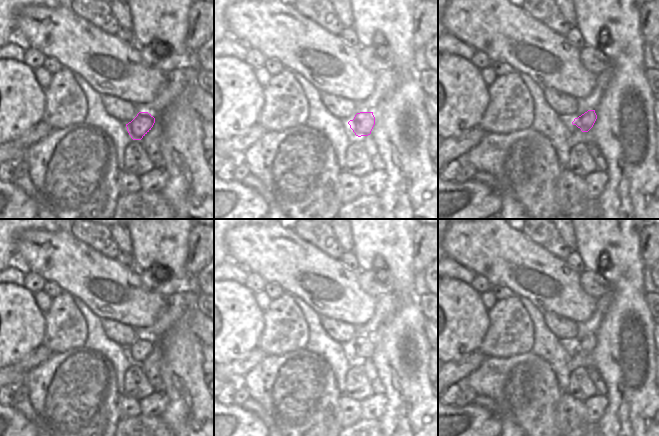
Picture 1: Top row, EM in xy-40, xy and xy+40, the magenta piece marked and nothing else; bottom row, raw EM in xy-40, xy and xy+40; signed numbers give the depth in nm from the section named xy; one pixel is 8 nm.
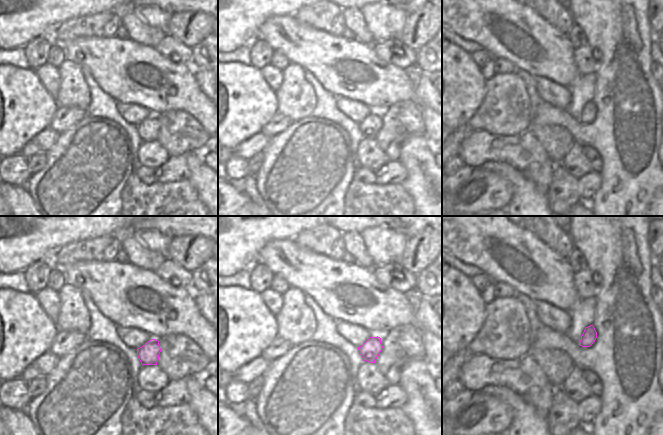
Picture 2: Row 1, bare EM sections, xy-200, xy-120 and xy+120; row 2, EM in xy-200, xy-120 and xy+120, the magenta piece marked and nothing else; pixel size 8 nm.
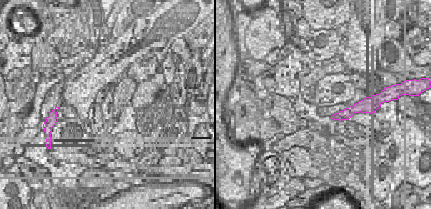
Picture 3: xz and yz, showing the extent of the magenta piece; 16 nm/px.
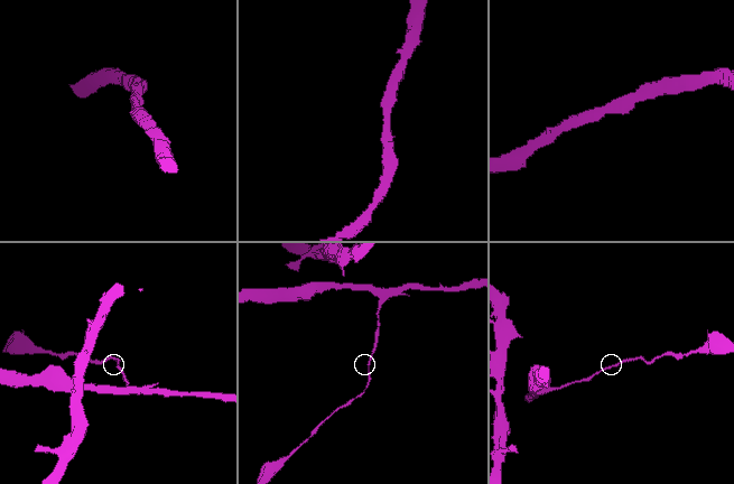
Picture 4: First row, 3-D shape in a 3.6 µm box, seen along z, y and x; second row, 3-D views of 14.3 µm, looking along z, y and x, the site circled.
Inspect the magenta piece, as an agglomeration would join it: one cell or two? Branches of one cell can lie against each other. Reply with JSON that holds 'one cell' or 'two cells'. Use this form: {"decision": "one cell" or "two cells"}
{"decision": "one cell"}

